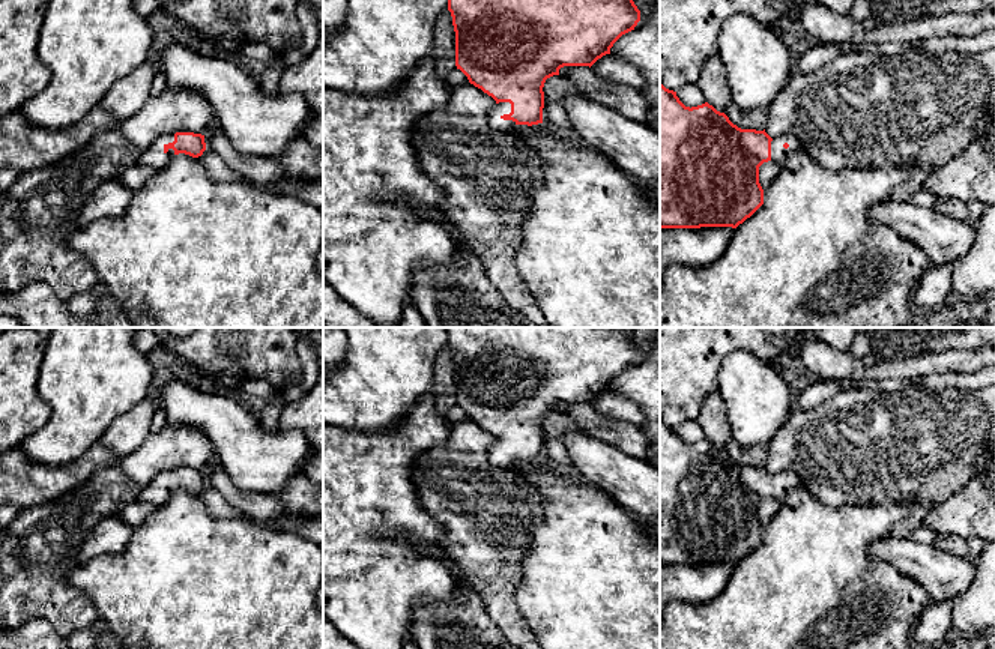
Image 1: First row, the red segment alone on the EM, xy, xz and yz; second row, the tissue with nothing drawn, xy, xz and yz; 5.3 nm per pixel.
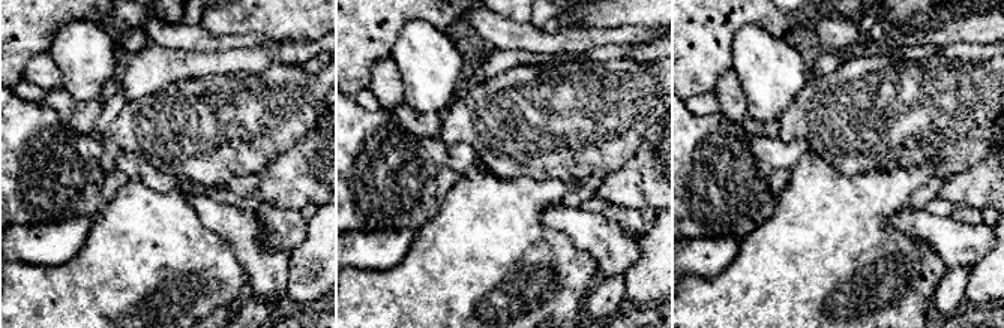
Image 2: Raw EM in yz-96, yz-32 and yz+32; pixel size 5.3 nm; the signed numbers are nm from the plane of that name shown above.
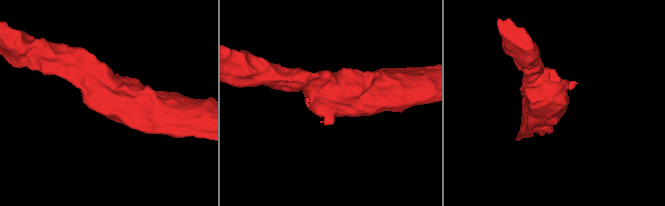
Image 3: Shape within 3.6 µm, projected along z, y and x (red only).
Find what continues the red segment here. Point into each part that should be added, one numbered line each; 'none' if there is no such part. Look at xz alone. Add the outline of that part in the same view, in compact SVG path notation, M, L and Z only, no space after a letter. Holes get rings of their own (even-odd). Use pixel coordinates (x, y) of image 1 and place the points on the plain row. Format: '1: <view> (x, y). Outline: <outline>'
1: xz (495, 458). Outline: M499 439L493 446L488 448L488 463L496 470L507 469L510 464L516 461L513 457L504 457L504 451L511 449L511 440L510 439Z

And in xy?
1: xy (154, 493). Outline: M174 470L159 473L140 494L138 502L162 505L174 493L174 487L164 488L164 482L174 478Z

